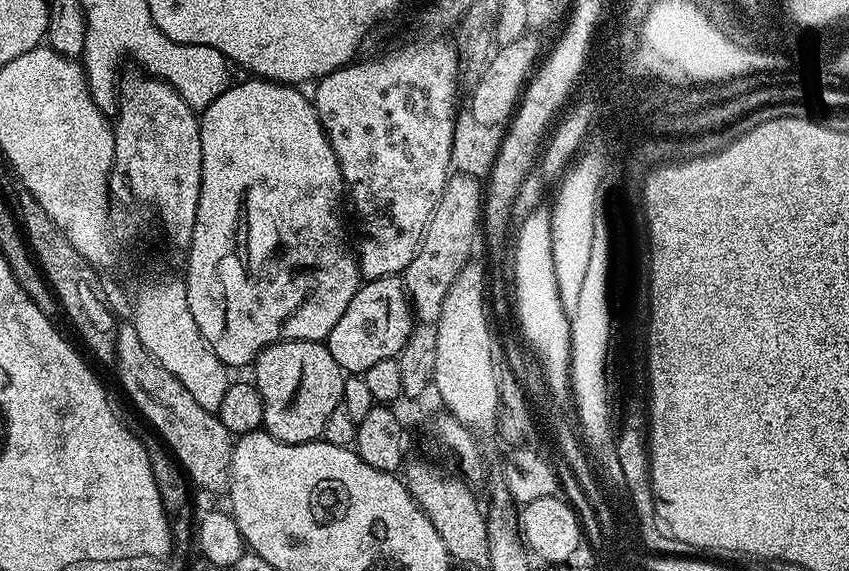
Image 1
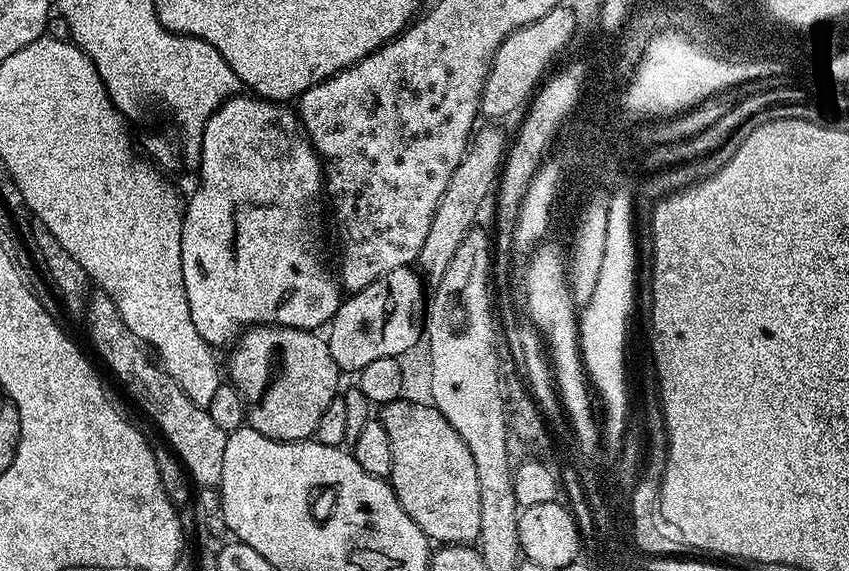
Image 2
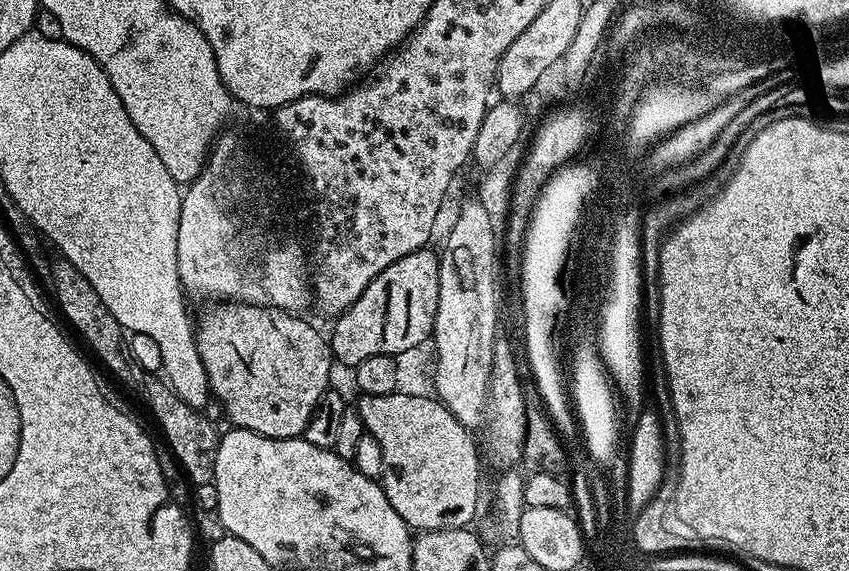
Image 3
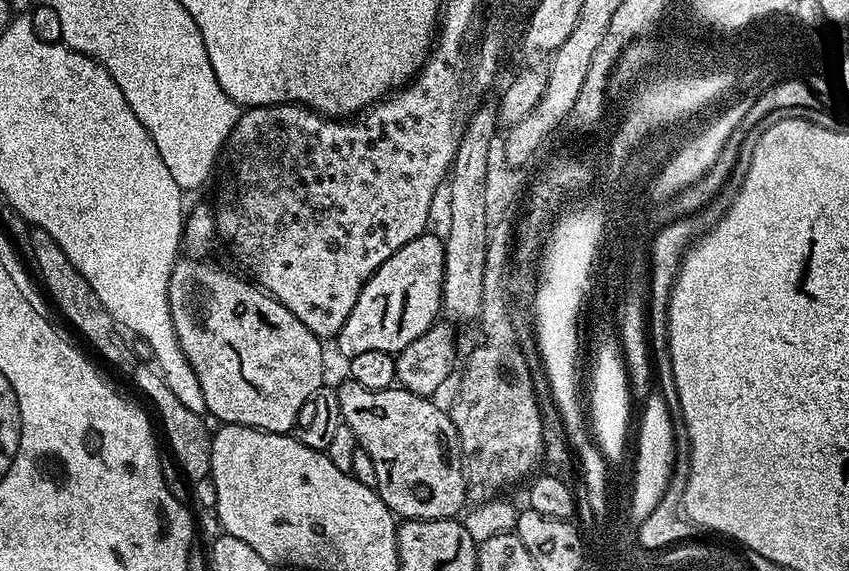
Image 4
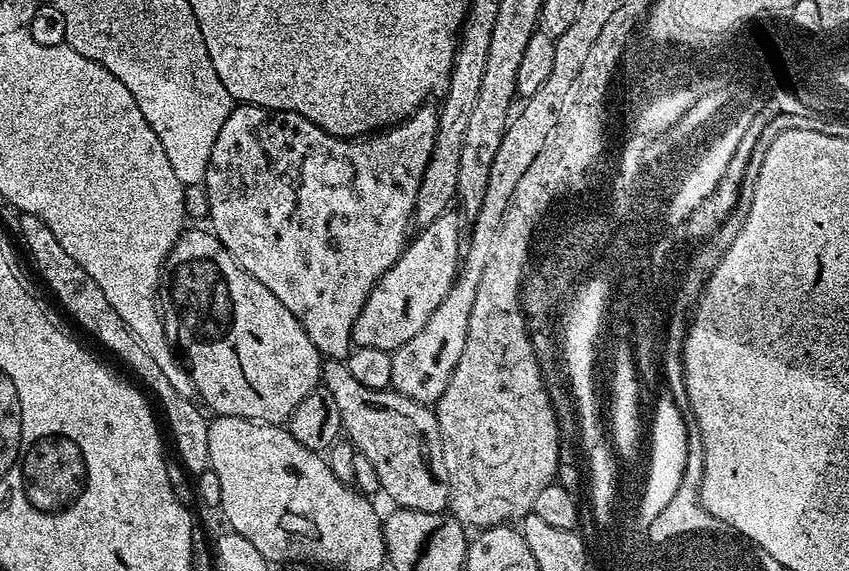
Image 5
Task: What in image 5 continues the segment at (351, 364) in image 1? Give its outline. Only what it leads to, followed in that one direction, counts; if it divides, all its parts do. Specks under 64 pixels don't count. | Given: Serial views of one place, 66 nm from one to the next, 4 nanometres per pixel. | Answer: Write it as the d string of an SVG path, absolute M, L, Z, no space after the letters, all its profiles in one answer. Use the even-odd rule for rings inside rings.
M455 211L443 212L405 243L398 259L377 280L352 326L352 341L357 347L393 352L423 328L449 292L462 263L460 224L461 217Z

